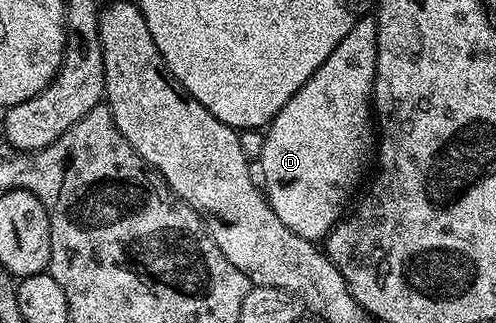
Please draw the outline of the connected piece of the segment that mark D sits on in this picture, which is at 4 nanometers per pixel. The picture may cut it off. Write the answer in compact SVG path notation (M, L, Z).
M365 16L358 19L354 24L354 28L350 28L350 32L346 32L346 36L342 36L338 48L334 48L334 52L330 52L330 56L326 56L326 60L322 60L318 72L314 72L314 76L310 76L310 80L306 80L306 82L298 88L298 92L294 92L294 96L290 96L290 100L286 100L284 107L272 117L272 121L269 122L266 127L264 147L258 159L260 170L264 173L264 182L262 178L263 193L266 195L270 205L274 208L278 220L282 220L282 224L286 224L286 228L290 228L290 232L302 236L307 242L319 243L321 240L327 239L328 233L336 227L336 223L340 221L342 215L345 213L344 205L347 204L348 197L355 192L356 185L359 184L360 177L364 174L364 165L366 165L371 158L373 161L374 110L370 103L373 101L372 85L376 79L377 44L378 28L376 27L375 17Z

